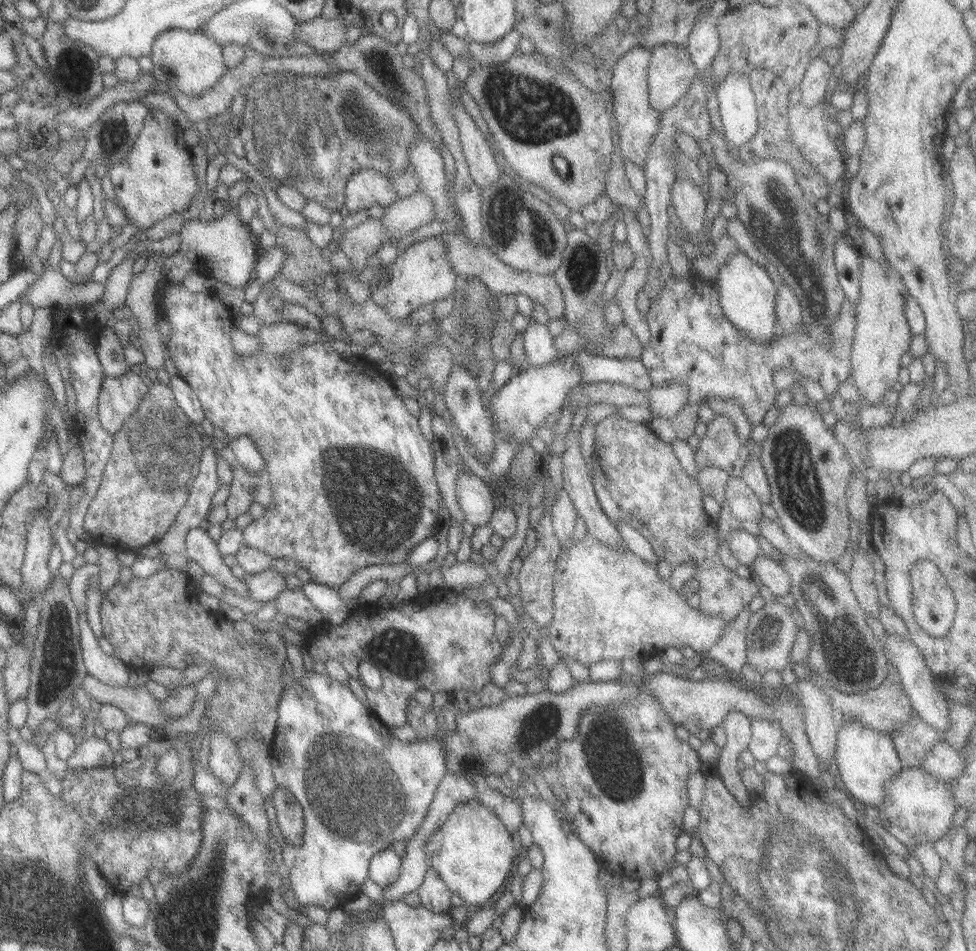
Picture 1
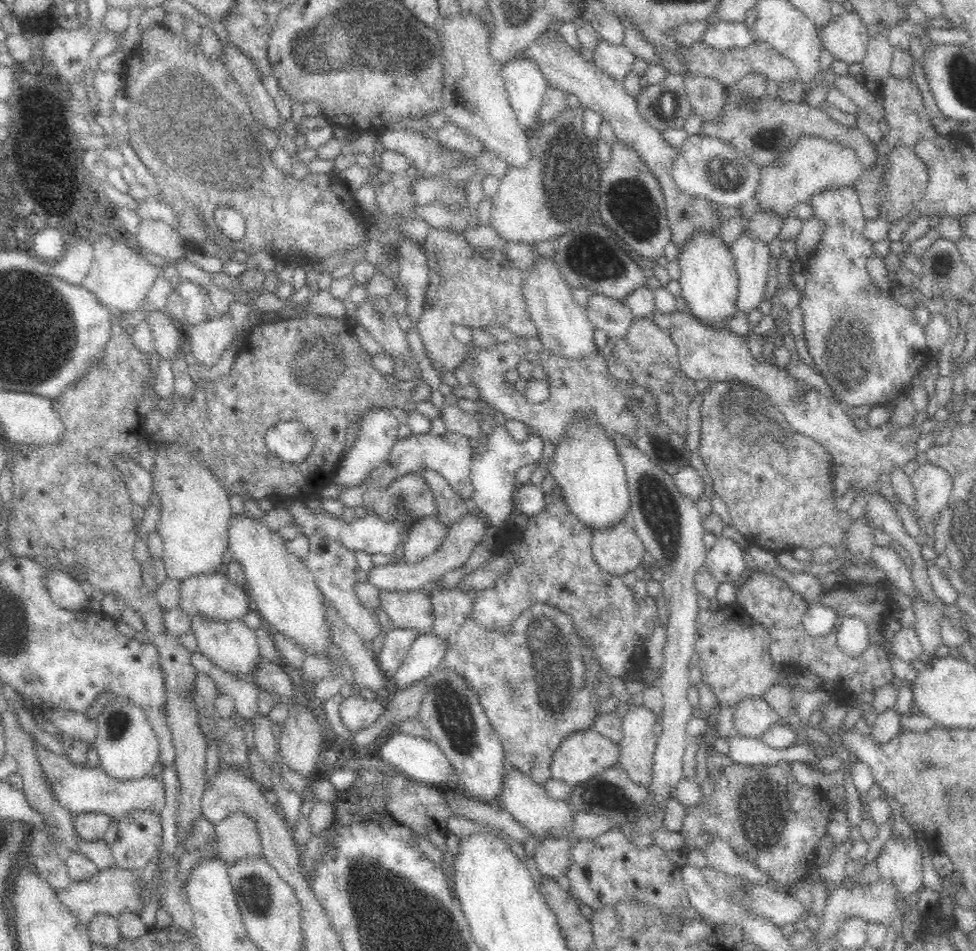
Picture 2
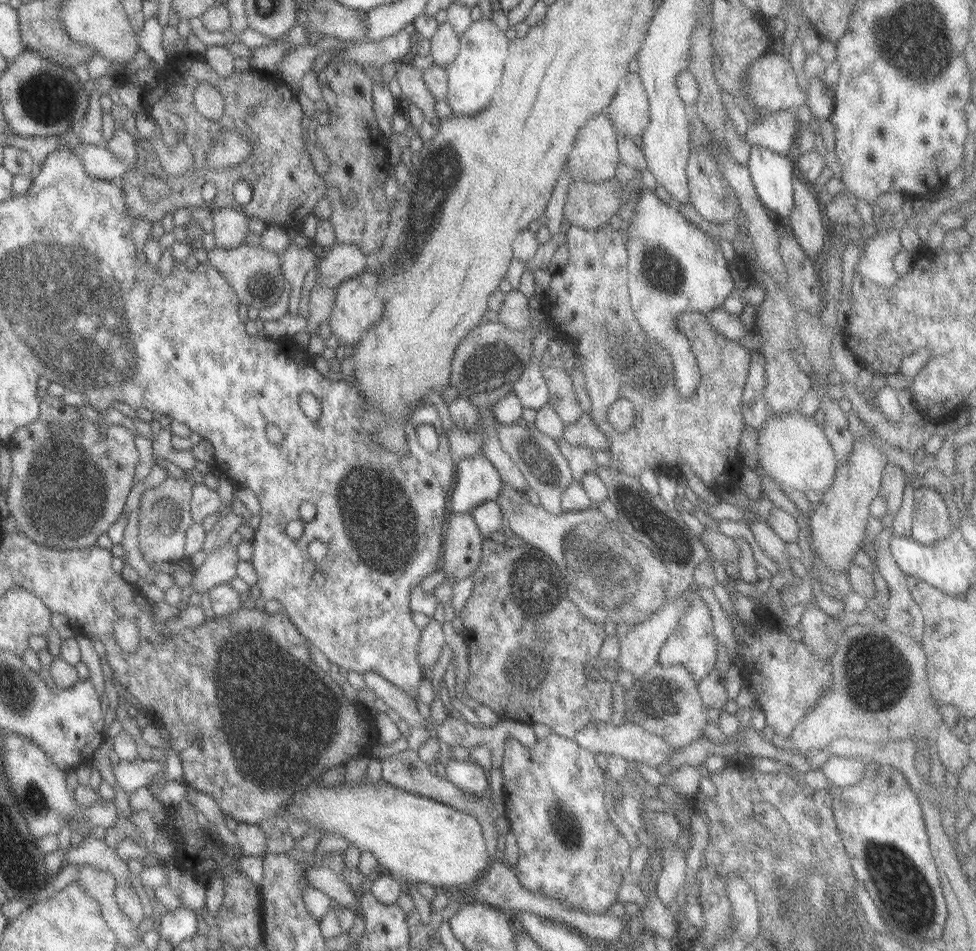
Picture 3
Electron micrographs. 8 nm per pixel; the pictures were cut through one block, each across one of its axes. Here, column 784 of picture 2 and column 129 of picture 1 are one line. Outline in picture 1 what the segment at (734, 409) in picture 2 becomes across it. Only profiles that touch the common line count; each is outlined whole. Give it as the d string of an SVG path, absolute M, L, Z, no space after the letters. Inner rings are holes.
M163 383L149 386L144 398L139 400L134 415L112 436L111 453L100 484L86 508L82 528L94 543L100 543L116 553L129 553L157 543L165 535L186 501L191 482L198 472L199 458L206 438L200 437L195 427L177 408L170 388Z

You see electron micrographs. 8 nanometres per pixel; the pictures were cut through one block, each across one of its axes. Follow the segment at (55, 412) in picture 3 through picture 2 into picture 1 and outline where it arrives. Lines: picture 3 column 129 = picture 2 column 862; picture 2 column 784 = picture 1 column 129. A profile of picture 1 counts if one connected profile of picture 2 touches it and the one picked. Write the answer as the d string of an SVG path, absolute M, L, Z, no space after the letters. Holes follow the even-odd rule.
M130 370L121 376L104 377L96 410L105 433L113 436L121 429L121 425L134 415L147 390L139 375Z

